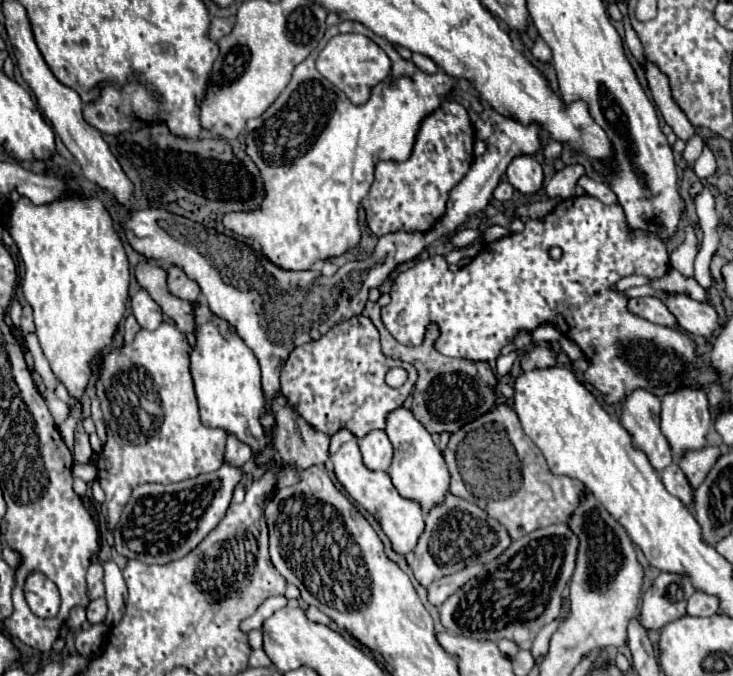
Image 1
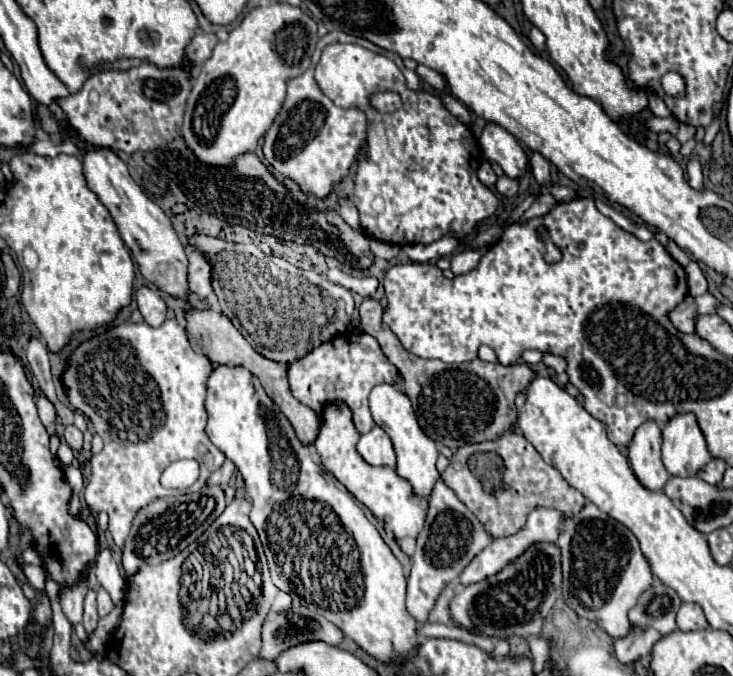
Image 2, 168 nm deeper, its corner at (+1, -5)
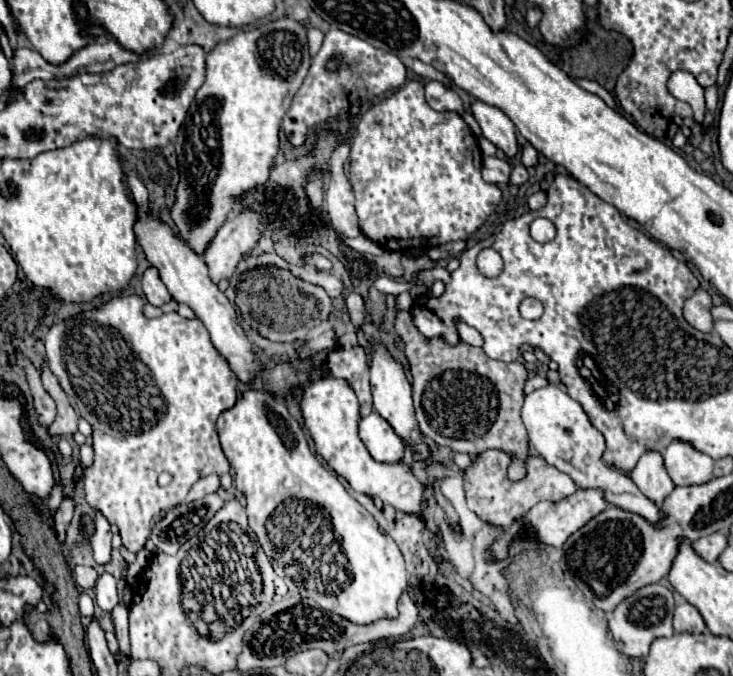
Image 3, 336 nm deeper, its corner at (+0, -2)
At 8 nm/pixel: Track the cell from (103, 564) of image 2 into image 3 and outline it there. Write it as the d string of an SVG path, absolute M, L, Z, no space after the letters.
M96 514L96 532L90 538L90 546L94 552L94 560L102 566L106 566L110 562L110 552L112 552L110 540L112 540L112 532L110 532L108 520L104 520L104 516Z

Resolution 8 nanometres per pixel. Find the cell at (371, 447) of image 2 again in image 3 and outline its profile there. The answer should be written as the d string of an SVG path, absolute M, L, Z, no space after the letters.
M376 412L360 420L360 438L376 462L398 462L404 456L402 440Z

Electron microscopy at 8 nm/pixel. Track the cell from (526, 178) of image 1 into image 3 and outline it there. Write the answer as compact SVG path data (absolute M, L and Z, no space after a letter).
M476 100L472 104L472 114L476 122L482 128L484 138L488 138L498 150L502 150L508 158L514 158L518 154L518 142L516 142L516 128L512 120L498 108L484 104Z

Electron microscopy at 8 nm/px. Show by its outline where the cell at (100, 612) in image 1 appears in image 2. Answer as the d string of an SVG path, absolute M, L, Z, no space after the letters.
M99 587L97 591L97 609L99 609L99 617L105 617L113 609L113 601L107 595L107 591L103 591L103 587Z

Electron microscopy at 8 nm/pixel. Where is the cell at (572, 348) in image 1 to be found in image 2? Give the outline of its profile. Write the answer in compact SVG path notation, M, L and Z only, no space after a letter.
M546 353L543 356L543 362L546 364L546 366L554 369L558 374L565 372L566 361L563 359L563 357Z

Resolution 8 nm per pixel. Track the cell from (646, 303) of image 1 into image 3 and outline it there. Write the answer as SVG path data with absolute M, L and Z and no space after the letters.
M698 288L684 304L684 318L692 328L696 328L700 332L712 332L710 308L712 308L710 294L706 290Z

